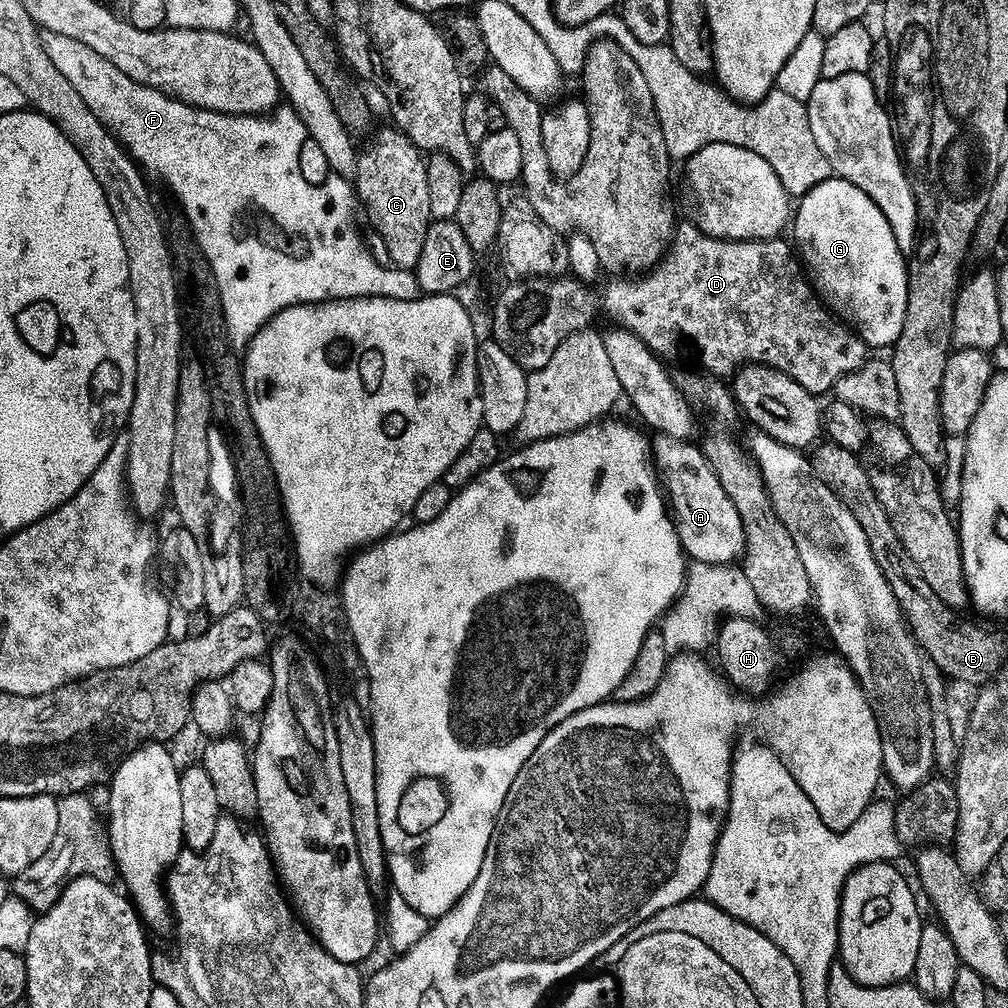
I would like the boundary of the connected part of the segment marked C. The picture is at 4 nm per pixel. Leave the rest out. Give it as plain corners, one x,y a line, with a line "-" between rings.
391,130
391,131
392,132
382,133
380,136
380,141
378,141
377,144
374,145
373,148
370,149
369,152
365,154
365,156
363,153
363,155
359,157
358,163
356,165
356,174
354,177
354,192
355,192
355,195
358,197
359,203
362,205
362,208
363,208
362,203
364,203
364,208
366,211
368,211
368,220
370,223
373,224
374,227
376,227
376,232
378,235
380,235
380,240
382,243
384,243
384,248
386,251
388,251
389,258
392,259
392,260
389,260
391,267
398,268
402,272
410,272
416,269
416,267
418,266
418,262
422,258
422,246
426,246
426,234
428,233
429,230
431,230
432,225
434,223
433,218
432,218
432,211
430,210
430,178
428,177
428,160
426,159
425,153
421,152
420,149
417,148
416,145
413,144
412,141
409,140
408,137
404,135
403,132
399,130

